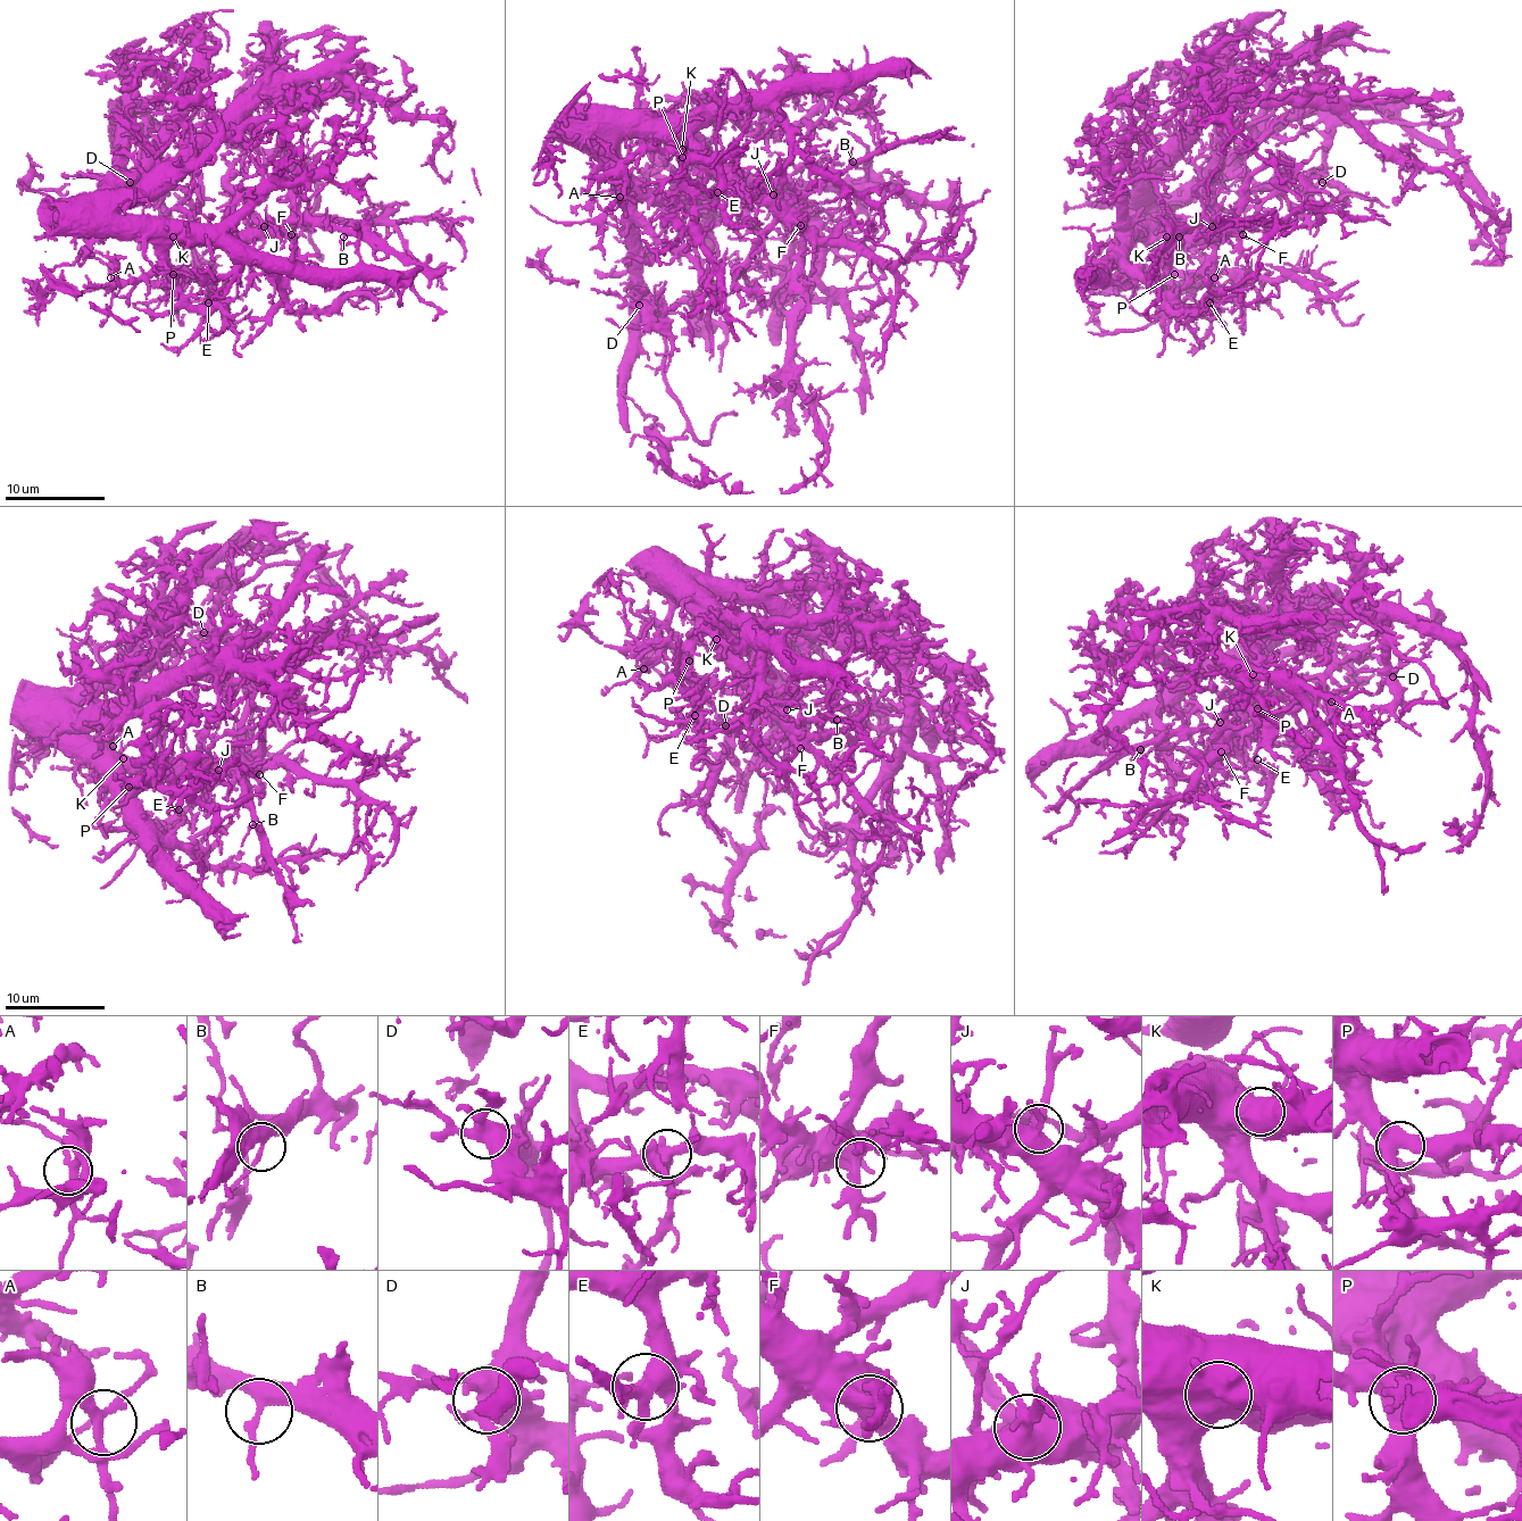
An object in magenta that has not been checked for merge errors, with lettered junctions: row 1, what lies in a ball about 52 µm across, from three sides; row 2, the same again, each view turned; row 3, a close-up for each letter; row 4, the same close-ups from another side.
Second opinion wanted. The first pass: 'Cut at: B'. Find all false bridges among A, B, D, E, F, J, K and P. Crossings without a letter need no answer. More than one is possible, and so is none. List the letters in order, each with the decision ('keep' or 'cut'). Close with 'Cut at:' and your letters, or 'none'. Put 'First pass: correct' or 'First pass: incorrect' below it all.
A: keep
B: keep
D: keep
E: keep
F: keep
J: keep
K: keep
P: keep
Cut at: none
First pass: incorrect

